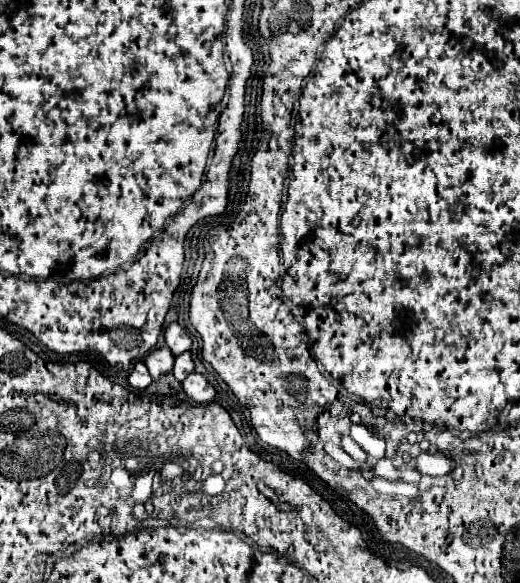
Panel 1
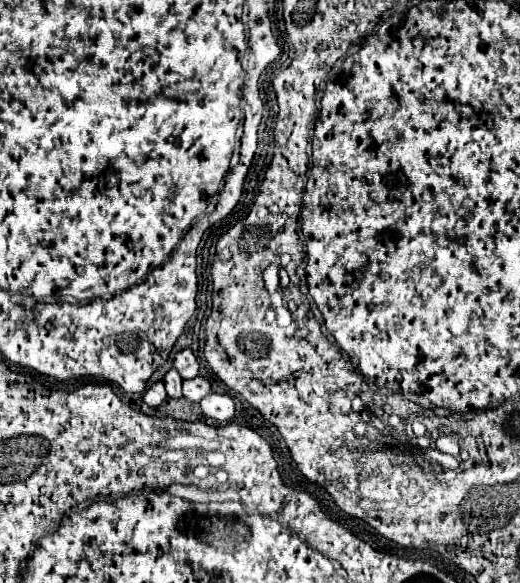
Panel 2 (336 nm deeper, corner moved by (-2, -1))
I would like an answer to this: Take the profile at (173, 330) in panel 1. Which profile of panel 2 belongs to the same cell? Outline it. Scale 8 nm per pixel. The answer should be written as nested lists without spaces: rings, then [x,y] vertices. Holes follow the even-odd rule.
[[[184,348],[176,354],[174,358],[174,368],[178,370],[178,374],[184,378],[184,380],[190,380],[194,376],[198,376],[198,362],[196,362],[196,356],[192,354],[190,348]]]

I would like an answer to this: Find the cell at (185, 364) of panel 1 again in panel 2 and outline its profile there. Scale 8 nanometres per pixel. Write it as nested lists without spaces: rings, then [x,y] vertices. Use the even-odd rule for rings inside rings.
[[[196,376],[192,380],[184,380],[184,396],[192,402],[200,402],[204,396],[210,394],[210,380],[208,378],[202,378],[202,376]]]

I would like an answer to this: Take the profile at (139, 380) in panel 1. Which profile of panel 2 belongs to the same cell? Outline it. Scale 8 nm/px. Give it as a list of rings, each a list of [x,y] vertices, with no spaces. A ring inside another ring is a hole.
[[[162,382],[152,384],[152,386],[146,390],[146,394],[144,394],[144,402],[146,402],[148,406],[152,406],[152,408],[158,408],[164,400],[166,400],[166,390],[164,390],[164,384],[162,384]]]

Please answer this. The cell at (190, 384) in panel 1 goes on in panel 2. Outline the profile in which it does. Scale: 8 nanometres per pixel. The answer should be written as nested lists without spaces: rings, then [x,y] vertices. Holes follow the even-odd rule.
[[[214,394],[212,396],[206,396],[202,402],[200,402],[200,408],[202,412],[220,422],[220,424],[226,424],[234,418],[234,412],[236,412],[236,406],[234,406],[234,398],[228,396],[228,394]]]

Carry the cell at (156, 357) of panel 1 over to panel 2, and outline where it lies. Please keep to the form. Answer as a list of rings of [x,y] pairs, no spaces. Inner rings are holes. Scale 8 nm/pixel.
[[[174,368],[164,376],[164,386],[166,386],[166,392],[168,392],[170,398],[182,396],[182,378]]]

